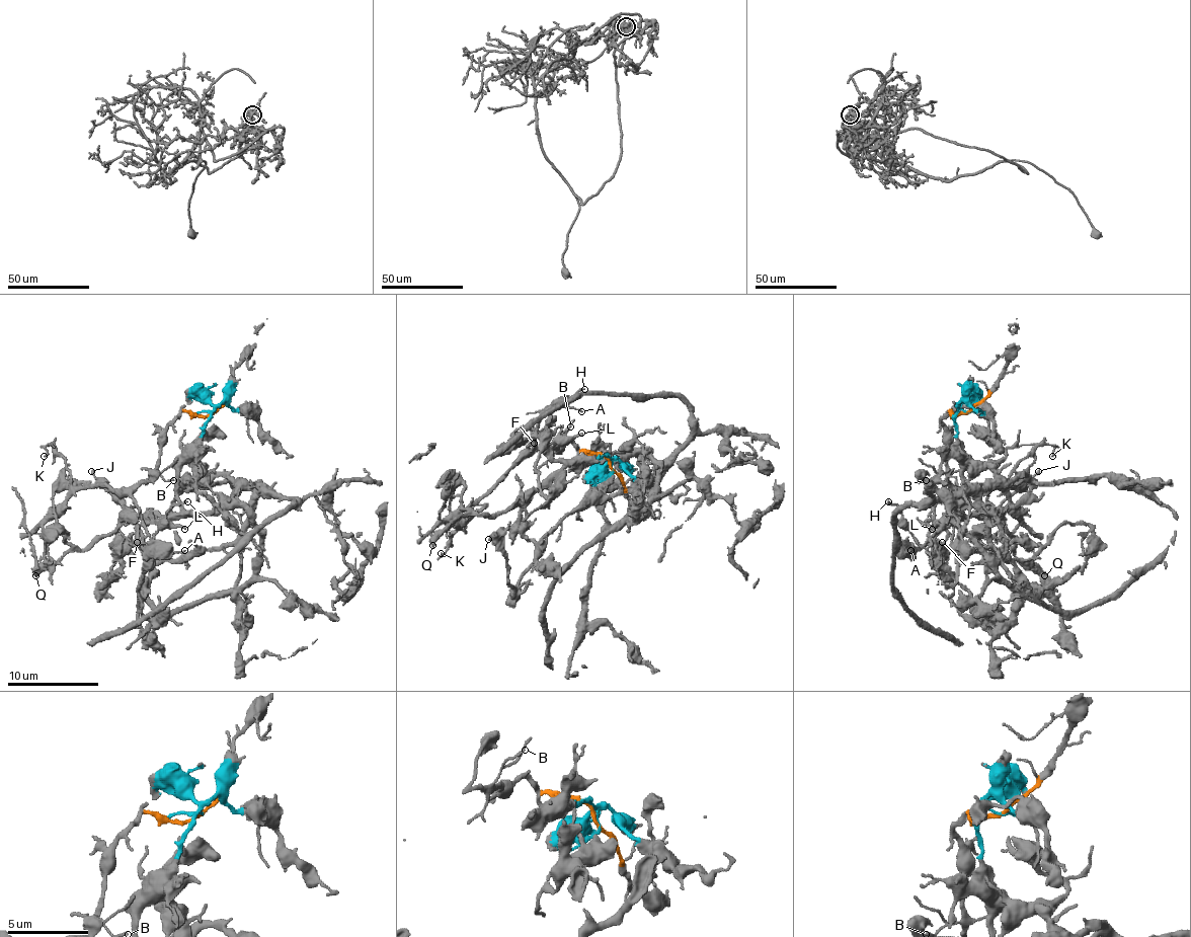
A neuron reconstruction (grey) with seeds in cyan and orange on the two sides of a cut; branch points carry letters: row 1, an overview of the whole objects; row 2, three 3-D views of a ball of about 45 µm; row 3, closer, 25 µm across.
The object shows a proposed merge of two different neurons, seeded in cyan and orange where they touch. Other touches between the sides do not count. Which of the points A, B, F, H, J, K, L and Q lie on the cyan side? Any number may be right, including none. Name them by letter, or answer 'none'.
A, F, J, L, Q

